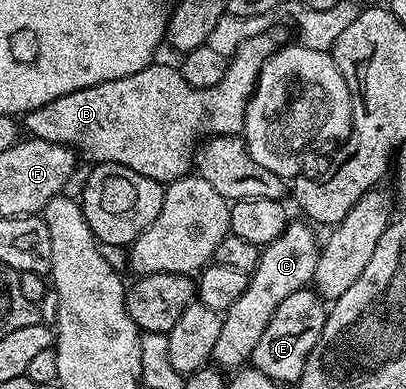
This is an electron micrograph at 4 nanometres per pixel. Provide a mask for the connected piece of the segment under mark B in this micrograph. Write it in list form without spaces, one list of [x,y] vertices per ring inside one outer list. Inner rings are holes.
[[[268,32],[247,39],[229,58],[227,76],[223,76],[223,80],[219,80],[215,88],[193,90],[187,84],[187,80],[183,80],[176,65],[150,64],[131,76],[123,76],[119,80],[107,80],[103,84],[95,84],[79,92],[67,92],[67,96],[59,96],[59,100],[51,100],[51,104],[43,104],[43,108],[35,108],[24,115],[24,129],[26,126],[29,129],[26,131],[39,140],[51,140],[51,144],[72,146],[78,155],[86,154],[87,157],[94,158],[92,160],[94,163],[114,162],[156,182],[162,184],[174,182],[190,173],[203,136],[219,134],[237,136],[244,131],[247,104],[257,87],[259,72],[265,61],[279,46],[279,42],[276,42],[272,36],[273,34]]]

